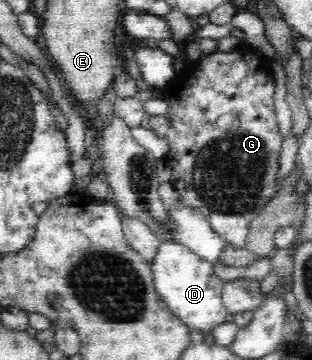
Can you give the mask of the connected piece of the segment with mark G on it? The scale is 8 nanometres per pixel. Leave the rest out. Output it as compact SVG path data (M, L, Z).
M214 52L175 76L162 90L161 98L167 103L165 114L146 114L142 120L142 126L167 145L163 159L167 166L171 166L171 183L177 188L179 200L202 214L214 234L237 249L245 246L251 220L263 210L278 188L277 171L283 137L276 119L275 89L269 73L269 62L256 58L253 52Z

